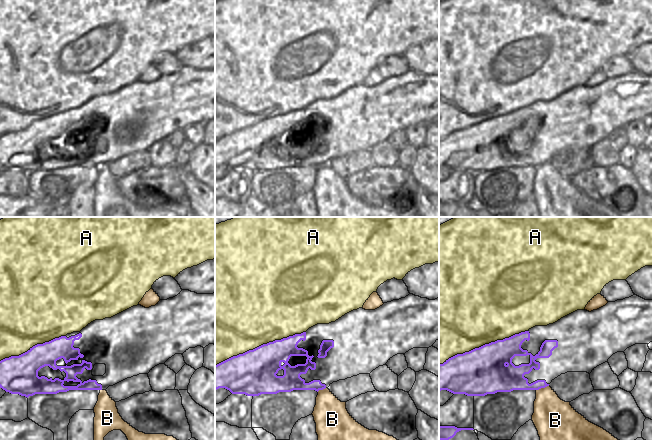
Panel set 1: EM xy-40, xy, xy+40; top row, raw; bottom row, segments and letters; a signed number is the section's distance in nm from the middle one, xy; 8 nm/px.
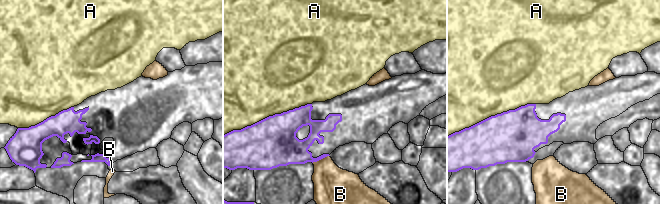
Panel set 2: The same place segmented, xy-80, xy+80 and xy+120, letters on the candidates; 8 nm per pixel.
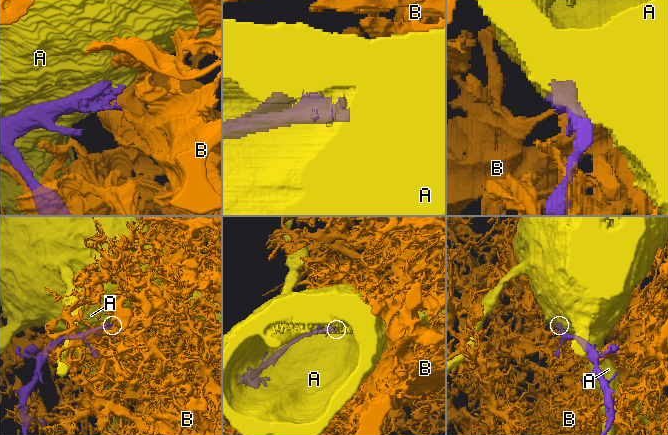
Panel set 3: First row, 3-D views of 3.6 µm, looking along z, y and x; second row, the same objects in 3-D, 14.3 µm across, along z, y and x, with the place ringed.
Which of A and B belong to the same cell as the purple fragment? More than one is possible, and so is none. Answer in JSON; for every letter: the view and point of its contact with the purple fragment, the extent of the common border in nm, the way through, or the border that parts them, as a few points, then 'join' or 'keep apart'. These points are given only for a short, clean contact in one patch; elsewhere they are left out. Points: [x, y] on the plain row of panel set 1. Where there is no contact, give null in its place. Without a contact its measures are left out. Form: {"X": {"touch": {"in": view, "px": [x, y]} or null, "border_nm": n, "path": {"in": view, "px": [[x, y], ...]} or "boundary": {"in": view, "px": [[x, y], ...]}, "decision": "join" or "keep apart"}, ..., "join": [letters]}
{"A": {"touch": {"in": "xy", "px": [261, 121]}, "border_nm": 800, "decision": "keep apart"}, "B": {"touch": {"in": "xy+40", "px": [542, 163]}, "border_nm": 110, "decision": "keep apart"}, "join": []}

